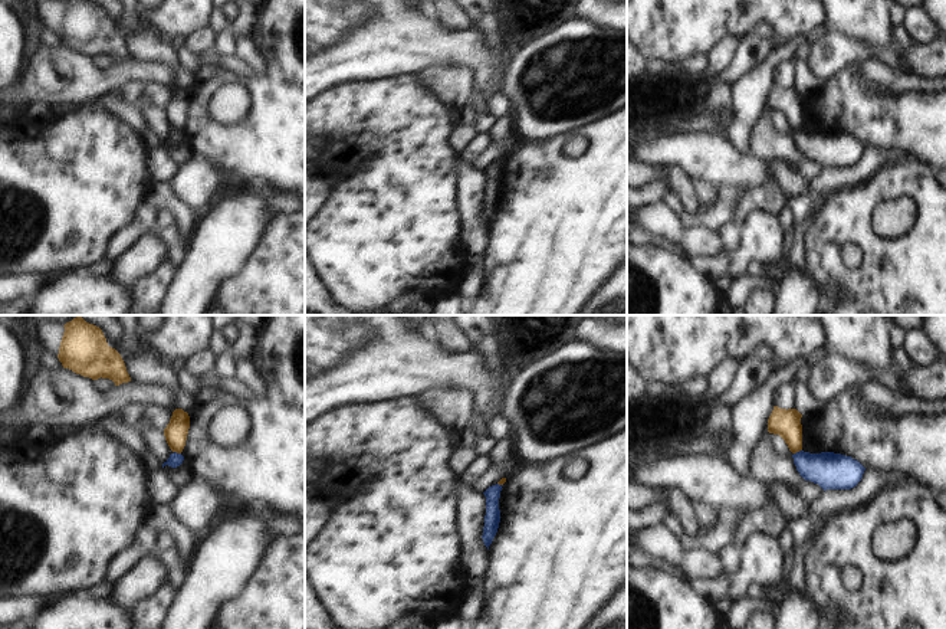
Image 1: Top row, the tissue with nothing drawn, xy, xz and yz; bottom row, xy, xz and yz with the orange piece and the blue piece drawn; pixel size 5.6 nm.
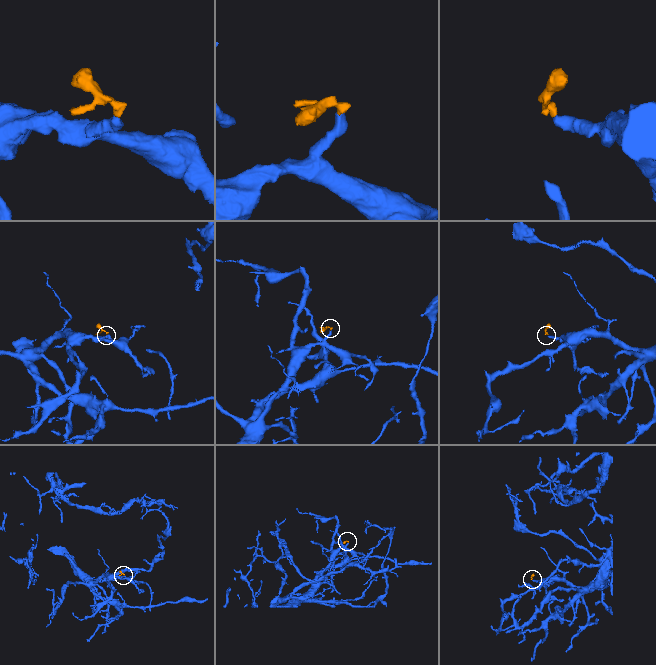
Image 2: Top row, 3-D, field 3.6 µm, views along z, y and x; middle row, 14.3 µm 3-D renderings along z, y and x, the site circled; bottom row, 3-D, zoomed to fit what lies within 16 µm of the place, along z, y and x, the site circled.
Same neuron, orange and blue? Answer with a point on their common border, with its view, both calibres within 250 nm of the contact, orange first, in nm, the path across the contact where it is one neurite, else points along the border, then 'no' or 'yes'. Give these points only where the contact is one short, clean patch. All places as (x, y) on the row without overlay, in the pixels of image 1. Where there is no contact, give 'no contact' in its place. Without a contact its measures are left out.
contact yz (797, 128); calibres 160 and 200 nm; border yz (801, 127), (794, 131); no

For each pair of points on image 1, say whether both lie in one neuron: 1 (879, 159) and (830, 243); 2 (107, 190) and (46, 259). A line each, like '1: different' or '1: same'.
1: different
2: same

